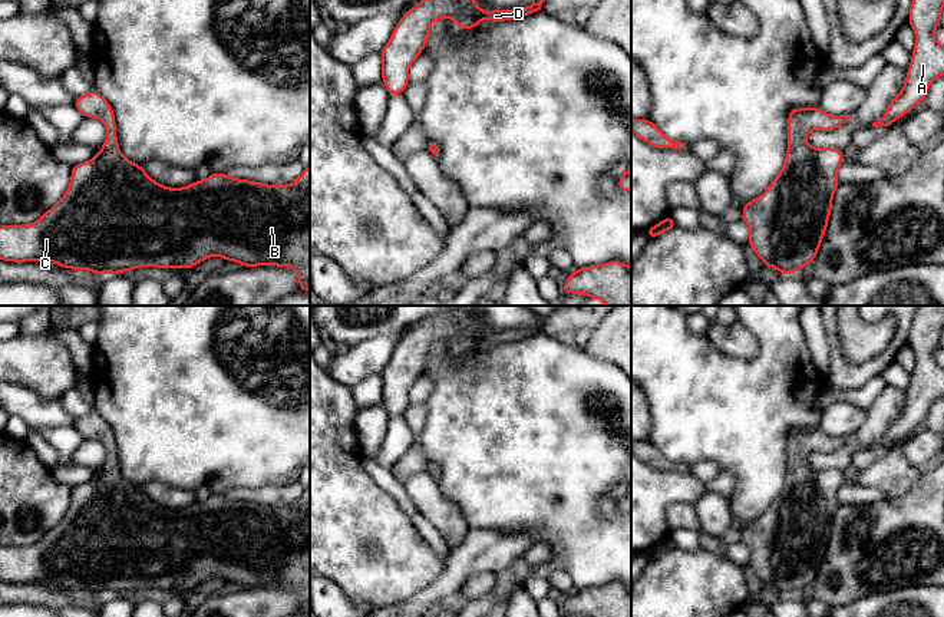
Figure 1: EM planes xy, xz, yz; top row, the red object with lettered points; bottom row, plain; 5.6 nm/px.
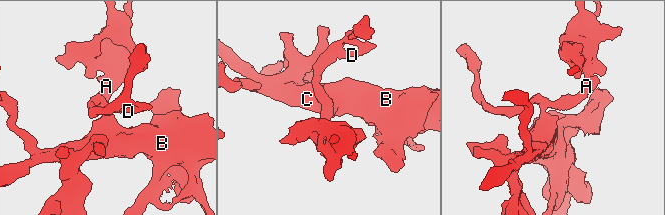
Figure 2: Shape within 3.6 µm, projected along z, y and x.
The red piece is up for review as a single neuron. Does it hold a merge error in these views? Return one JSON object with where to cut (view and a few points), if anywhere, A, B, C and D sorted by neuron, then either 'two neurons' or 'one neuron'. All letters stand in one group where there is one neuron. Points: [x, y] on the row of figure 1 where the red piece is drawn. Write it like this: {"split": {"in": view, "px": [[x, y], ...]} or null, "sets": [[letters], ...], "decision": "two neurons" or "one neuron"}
{"split": null, "sets": [["A", "B", "C", "D"]], "decision": "one neuron"}

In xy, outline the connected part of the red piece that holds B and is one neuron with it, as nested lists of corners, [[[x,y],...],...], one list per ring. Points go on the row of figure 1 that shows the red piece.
[[[98,89],[77,96],[73,106],[83,118],[98,118],[105,123],[108,132],[105,143],[93,159],[72,166],[65,195],[36,222],[0,225],[0,260],[49,261],[69,270],[80,268],[105,275],[139,267],[188,270],[212,255],[220,255],[242,267],[293,267],[298,275],[298,291],[310,291],[310,164],[304,166],[301,176],[288,185],[267,185],[212,172],[204,181],[195,179],[188,187],[169,188],[154,181],[142,165],[121,154],[113,109]]]

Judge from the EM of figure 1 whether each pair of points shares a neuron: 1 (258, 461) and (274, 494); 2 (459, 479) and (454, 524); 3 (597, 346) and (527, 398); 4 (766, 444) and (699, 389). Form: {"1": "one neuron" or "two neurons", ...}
{"1": "two neurons", "2": "two neurons", "3": "two neurons", "4": "one neuron"}

